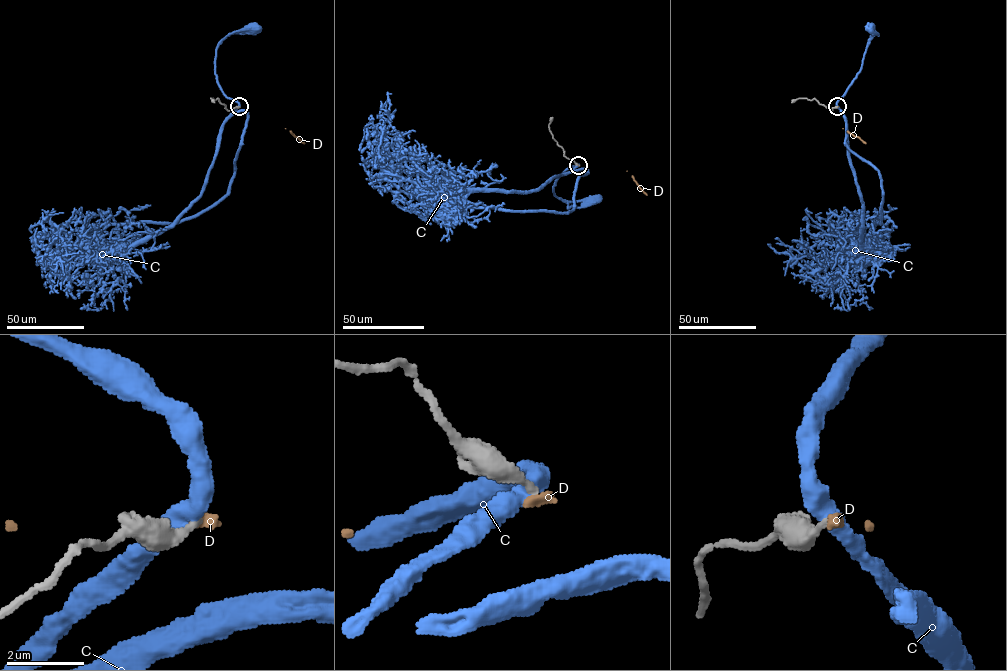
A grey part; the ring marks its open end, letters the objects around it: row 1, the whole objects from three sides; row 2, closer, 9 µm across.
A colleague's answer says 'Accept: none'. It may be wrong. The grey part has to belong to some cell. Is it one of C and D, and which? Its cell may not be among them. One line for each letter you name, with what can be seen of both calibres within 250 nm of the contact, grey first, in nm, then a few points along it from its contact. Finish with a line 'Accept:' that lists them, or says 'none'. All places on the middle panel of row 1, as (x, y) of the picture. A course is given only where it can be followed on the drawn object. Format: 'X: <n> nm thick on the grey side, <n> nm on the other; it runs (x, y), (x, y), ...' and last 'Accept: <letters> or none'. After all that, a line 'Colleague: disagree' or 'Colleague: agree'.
Accept: none
Colleague: agree

